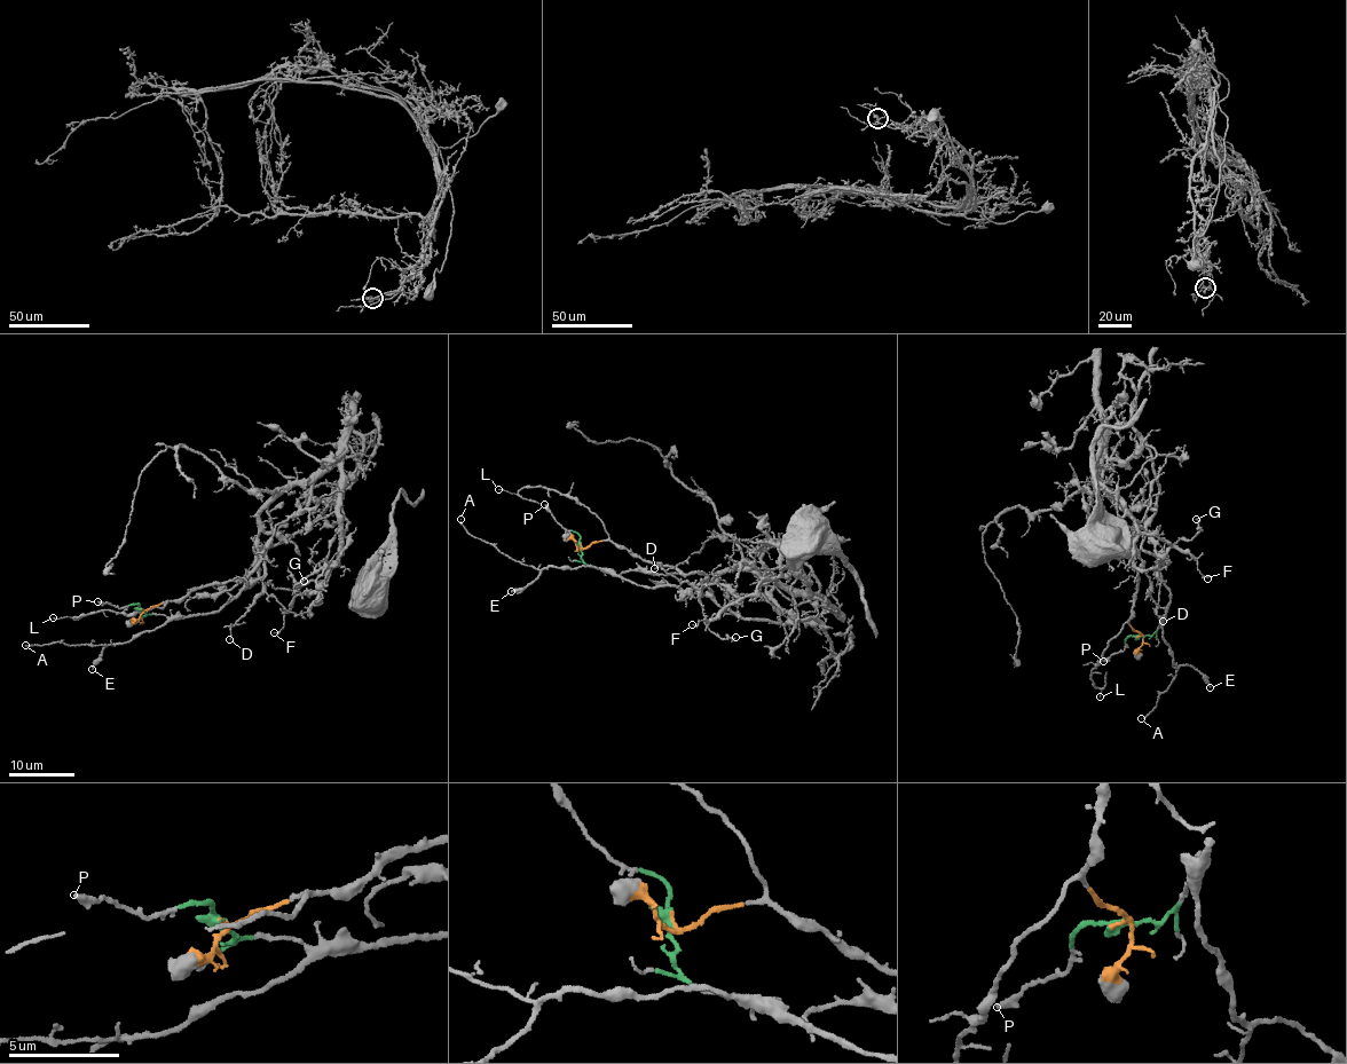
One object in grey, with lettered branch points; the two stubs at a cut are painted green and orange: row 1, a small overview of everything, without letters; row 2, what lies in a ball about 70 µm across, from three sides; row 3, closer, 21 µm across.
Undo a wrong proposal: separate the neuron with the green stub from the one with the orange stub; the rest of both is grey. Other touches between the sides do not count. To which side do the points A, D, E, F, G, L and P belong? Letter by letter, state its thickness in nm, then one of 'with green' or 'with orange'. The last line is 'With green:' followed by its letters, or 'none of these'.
A: calibre 140 nm; with green
D: calibre 100 nm; with orange
E: calibre 180 nm; with green
F: calibre 130 nm; with orange
G: calibre 200 nm; with orange
L: calibre 100 nm; with orange
P: calibre 320 nm; with green
With green: A, E, P

